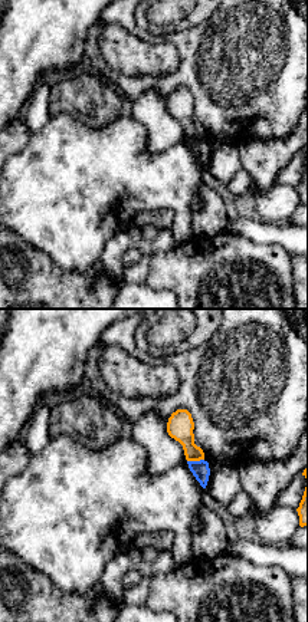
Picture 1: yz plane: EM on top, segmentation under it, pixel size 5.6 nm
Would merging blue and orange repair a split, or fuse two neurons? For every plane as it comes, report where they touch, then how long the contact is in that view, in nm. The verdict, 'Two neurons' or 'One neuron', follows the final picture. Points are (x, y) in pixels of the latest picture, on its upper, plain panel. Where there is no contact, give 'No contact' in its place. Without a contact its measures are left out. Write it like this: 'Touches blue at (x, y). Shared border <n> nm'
Touches blue at (195, 140). Shared border 100 nm

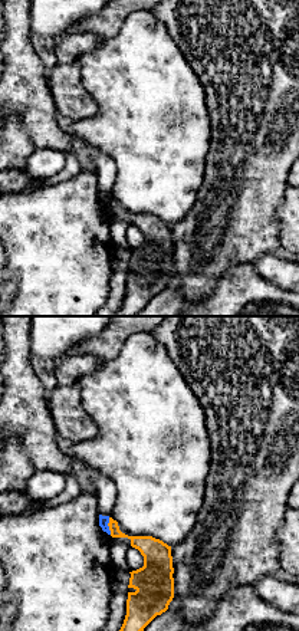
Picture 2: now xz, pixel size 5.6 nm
Touches blue at (108, 204). Shared border 100 nm

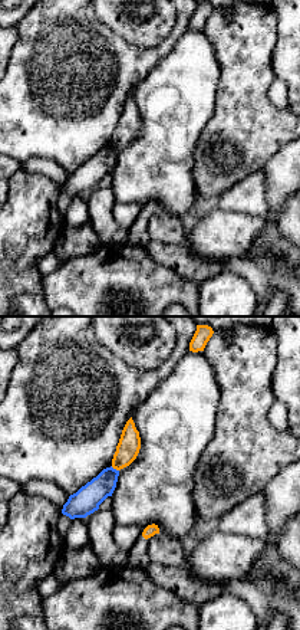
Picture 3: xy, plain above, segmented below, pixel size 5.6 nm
Touches blue at (115, 147). Shared border 50 nm

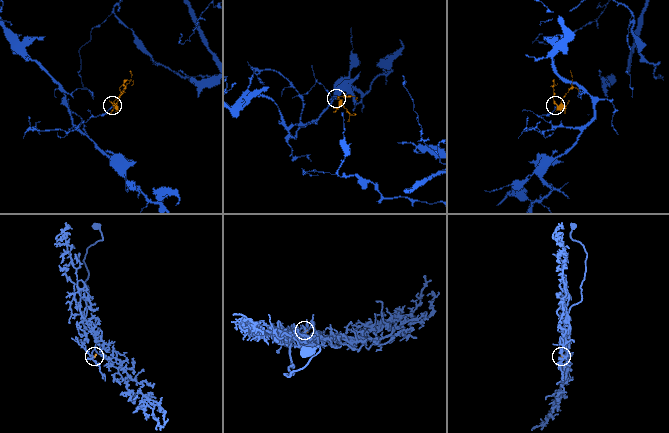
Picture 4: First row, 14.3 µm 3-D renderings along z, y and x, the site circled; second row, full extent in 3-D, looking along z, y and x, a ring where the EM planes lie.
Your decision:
Two neurons

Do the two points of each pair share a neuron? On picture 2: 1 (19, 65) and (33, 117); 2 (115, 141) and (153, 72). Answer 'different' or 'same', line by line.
1: same
2: same

